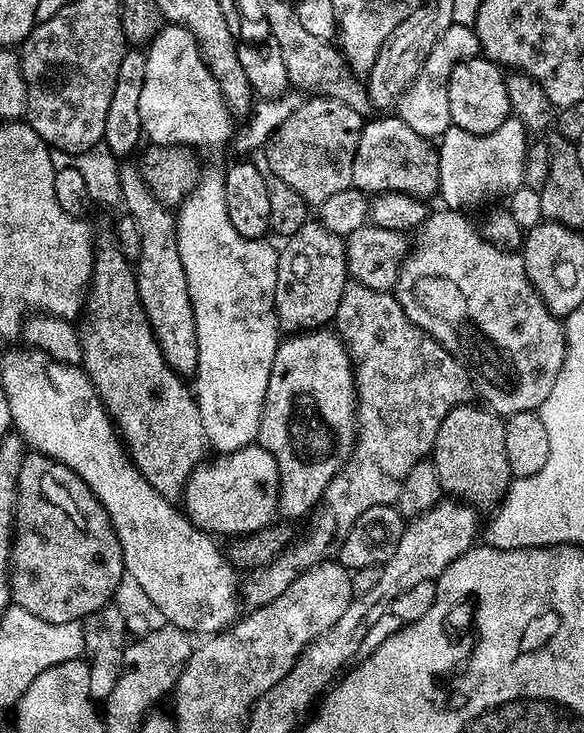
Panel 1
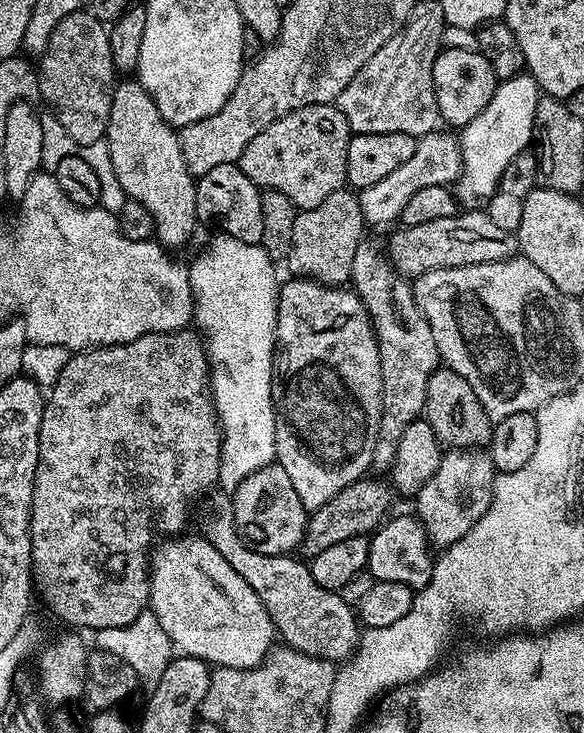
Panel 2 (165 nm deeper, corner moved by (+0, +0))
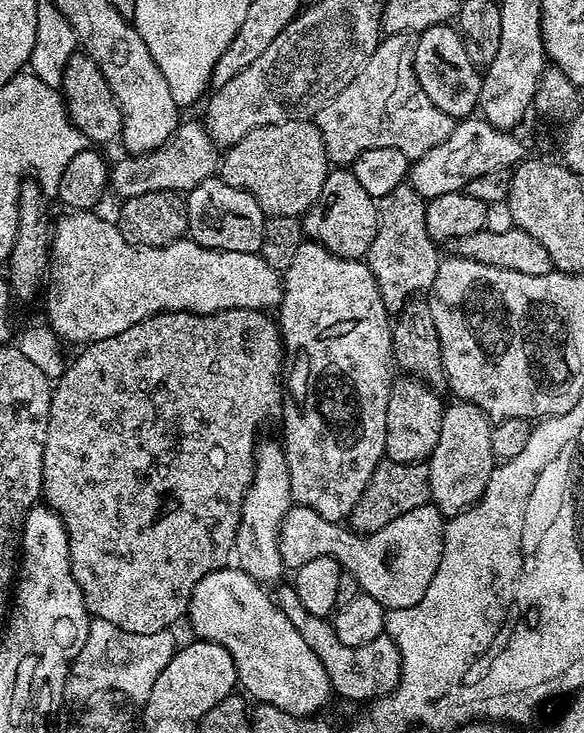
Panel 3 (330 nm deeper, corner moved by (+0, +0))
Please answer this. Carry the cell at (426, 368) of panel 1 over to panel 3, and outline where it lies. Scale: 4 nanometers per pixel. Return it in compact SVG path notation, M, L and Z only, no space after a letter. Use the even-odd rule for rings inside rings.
M408 182L400 184L378 200L378 234L374 234L366 263L374 274L374 282L378 282L378 294L382 294L382 302L392 314L401 312L407 300L427 293L438 274L442 253L426 230L425 203L424 197L417 194Z

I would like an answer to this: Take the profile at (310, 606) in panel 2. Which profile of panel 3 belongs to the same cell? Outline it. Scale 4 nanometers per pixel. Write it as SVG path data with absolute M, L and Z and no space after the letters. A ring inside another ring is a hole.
M277 587L274 592L274 599L279 604L282 614L290 618L294 630L302 634L306 646L318 654L318 662L326 670L326 674L332 683L332 691L337 697L344 700L364 700L360 702L371 702L396 691L400 684L400 655L398 646L387 634L374 638L366 646L344 646L338 640L338 634L332 629L331 623L323 616L315 616L298 602L298 594L295 587Z

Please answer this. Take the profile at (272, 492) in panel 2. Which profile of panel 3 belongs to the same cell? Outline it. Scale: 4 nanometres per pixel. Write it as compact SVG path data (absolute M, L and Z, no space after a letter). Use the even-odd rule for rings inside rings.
M429 502L388 522L382 530L355 533L347 525L322 518L309 507L294 504L279 528L279 554L285 569L295 570L311 559L334 557L345 572L350 572L363 595L379 602L387 611L417 605L426 594L441 561L446 523L435 504Z

